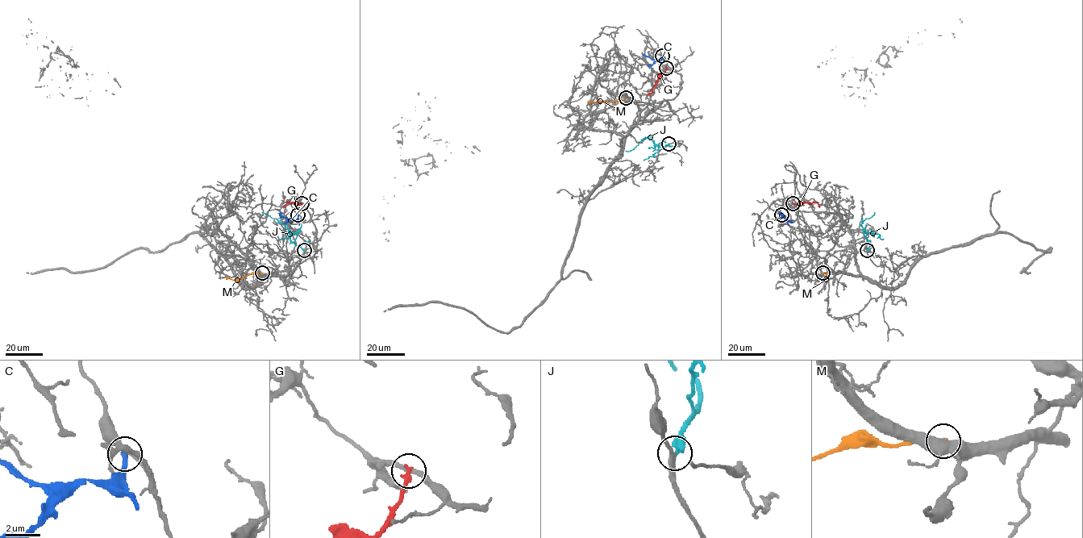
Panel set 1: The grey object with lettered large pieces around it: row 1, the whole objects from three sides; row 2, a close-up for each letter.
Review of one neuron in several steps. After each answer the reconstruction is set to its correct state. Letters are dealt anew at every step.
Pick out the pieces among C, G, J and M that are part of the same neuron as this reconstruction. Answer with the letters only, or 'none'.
J

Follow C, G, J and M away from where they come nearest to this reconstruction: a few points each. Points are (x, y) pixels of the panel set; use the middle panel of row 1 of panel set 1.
C: (662, 56), (654, 60), (643, 54)
G: (667, 68), (651, 92), (647, 94)
J: (668, 143), (657, 146), (650, 139), (644, 138), (632, 150), (625, 151)
M: (626, 98), (612, 102), (589, 103)

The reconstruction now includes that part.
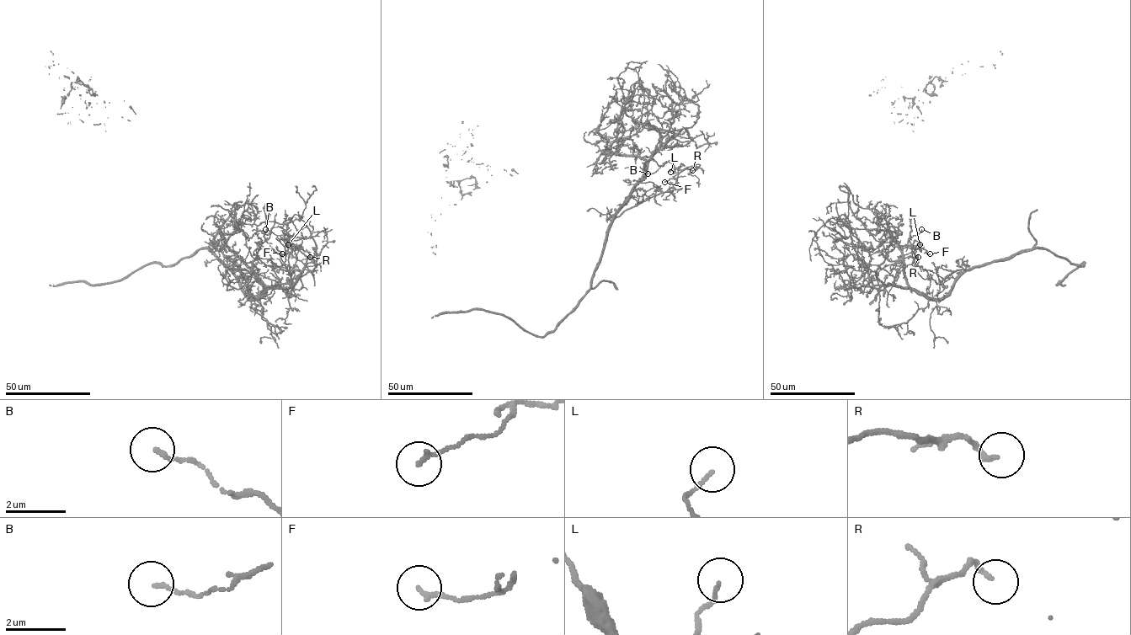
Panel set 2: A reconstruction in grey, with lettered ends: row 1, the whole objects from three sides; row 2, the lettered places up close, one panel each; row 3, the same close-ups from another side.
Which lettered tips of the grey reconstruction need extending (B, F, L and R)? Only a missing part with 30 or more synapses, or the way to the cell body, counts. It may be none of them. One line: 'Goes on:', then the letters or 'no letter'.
Goes on: no letter

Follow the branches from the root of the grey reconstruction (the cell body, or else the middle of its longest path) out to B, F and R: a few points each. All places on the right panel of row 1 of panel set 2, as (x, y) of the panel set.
B: (903, 267), (909, 285), (934, 298), (944, 296), (964, 269), (939, 284), (924, 279), (909, 241), (921, 229)
F: (903, 267), (911, 287), (941, 298), (964, 269), (939, 284), (924, 279), (911, 248), (930, 253)
R: (903, 267), (909, 285), (934, 298), (944, 296), (964, 269), (953, 271), (938, 284), (918, 273), (918, 257)

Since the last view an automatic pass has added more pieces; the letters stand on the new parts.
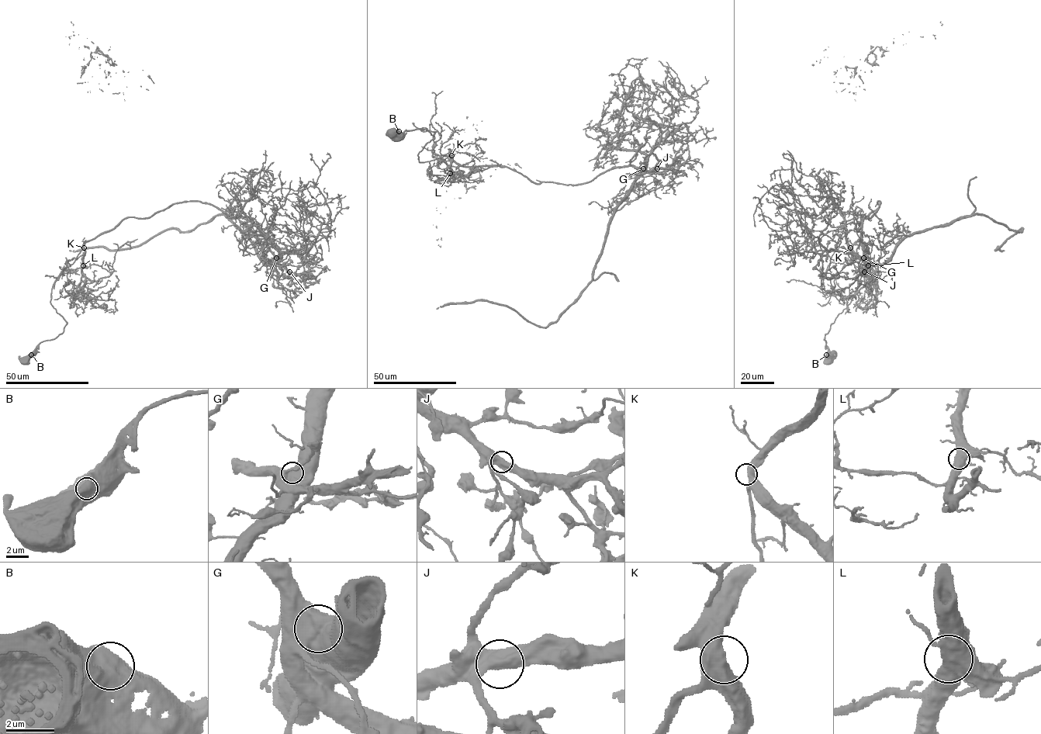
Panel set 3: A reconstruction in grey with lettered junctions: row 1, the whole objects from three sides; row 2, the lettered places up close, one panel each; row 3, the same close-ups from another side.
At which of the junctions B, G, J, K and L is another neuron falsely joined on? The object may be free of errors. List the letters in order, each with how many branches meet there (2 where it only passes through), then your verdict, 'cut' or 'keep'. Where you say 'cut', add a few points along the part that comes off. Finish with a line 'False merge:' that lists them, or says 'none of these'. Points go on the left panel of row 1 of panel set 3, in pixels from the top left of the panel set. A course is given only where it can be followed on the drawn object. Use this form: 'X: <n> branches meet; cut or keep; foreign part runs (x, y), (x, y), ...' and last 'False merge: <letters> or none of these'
B: 1 branches meet; keep
G: 1 branches meet; cut; foreign part runs (276, 257), (251, 223), (207, 203), (124, 218), (88, 240), (53, 285), (63, 331), (19, 355)
J: 2 branches meet; keep
K: 2 branches meet; keep
L: 2 branches meet; keep
False merge: G

